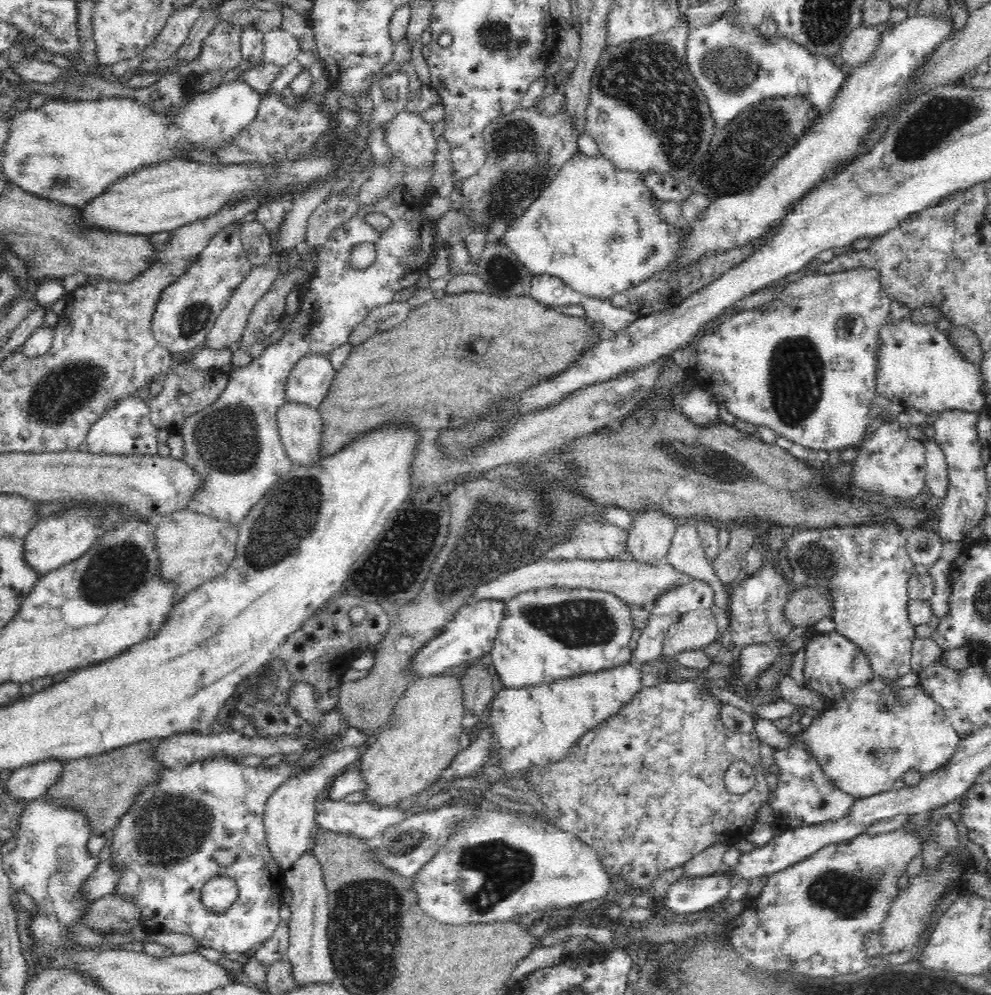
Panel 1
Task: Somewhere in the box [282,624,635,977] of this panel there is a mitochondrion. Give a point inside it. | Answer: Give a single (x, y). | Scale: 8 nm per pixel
(495, 859)

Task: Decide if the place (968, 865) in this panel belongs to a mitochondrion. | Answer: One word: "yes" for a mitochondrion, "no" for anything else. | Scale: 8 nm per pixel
no

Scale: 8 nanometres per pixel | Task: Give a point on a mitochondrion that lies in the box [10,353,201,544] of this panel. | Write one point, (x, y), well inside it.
(66, 390)

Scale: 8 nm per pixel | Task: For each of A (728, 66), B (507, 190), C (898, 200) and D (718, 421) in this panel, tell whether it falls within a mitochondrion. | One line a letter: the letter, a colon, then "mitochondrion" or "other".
A: mitochondrion
B: mitochondrion
C: other
D: other

